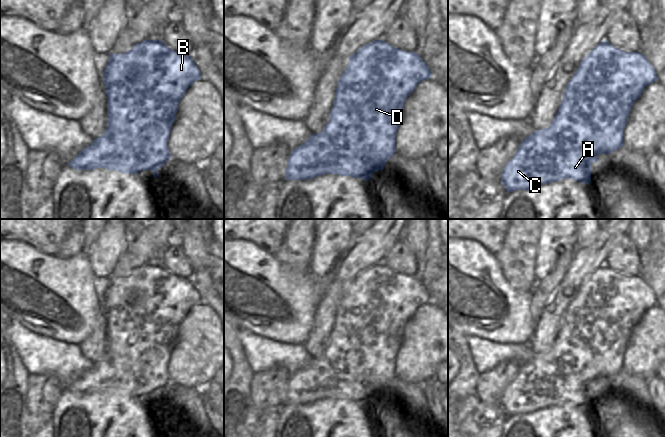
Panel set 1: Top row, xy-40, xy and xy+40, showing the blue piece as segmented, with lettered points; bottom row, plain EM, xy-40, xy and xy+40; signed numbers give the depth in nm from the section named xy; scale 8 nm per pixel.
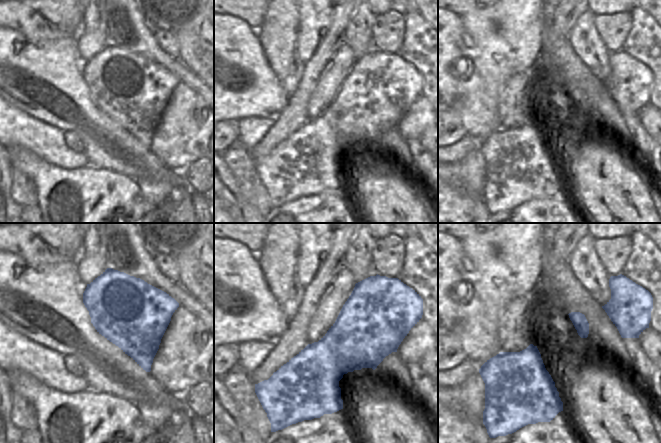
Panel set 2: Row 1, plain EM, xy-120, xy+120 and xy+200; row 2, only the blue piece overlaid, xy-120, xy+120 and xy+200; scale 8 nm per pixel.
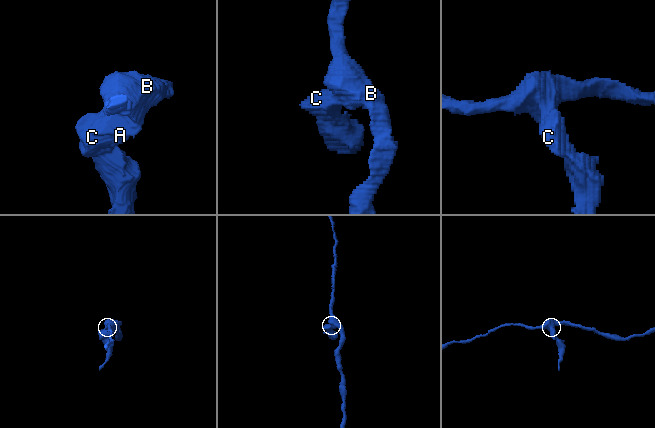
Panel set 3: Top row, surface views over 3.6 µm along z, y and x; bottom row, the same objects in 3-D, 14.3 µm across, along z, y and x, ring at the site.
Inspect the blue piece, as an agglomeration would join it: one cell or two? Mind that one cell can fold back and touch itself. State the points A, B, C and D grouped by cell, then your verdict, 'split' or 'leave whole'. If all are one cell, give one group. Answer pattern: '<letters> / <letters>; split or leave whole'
A C / B D; split

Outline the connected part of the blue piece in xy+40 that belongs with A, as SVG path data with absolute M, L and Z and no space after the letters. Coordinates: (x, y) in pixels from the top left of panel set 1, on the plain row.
M551 348L526 361L501 397L506 415L530 414L566 402L589 408L591 387L567 369L563 359L571 357L562 348Z

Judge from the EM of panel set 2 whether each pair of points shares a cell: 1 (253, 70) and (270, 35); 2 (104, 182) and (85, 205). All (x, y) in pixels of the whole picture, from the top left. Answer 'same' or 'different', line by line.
1: different
2: same

